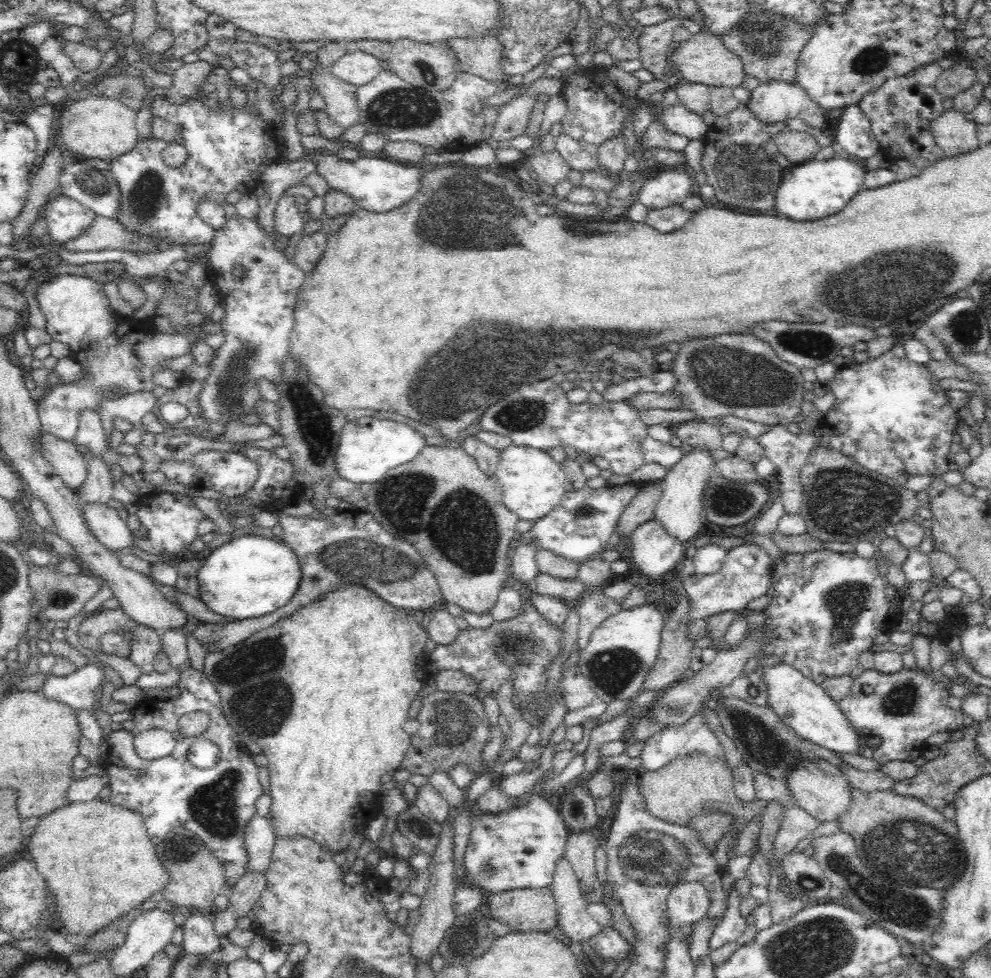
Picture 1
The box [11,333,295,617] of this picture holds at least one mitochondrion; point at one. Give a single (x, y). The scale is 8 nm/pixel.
(57, 597)

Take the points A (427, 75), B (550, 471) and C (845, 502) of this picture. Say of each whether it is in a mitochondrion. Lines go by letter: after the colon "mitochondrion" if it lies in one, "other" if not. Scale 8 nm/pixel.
A: mitochondrion
B: other
C: mitochondrion

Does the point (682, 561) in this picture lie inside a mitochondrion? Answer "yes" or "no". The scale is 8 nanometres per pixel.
no

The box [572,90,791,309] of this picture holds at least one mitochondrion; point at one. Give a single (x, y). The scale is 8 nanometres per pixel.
(743, 171)

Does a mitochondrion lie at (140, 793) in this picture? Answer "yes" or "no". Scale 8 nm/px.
no

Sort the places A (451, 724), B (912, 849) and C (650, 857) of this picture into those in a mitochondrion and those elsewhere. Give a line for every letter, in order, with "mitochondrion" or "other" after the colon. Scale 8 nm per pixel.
A: mitochondrion
B: mitochondrion
C: mitochondrion

